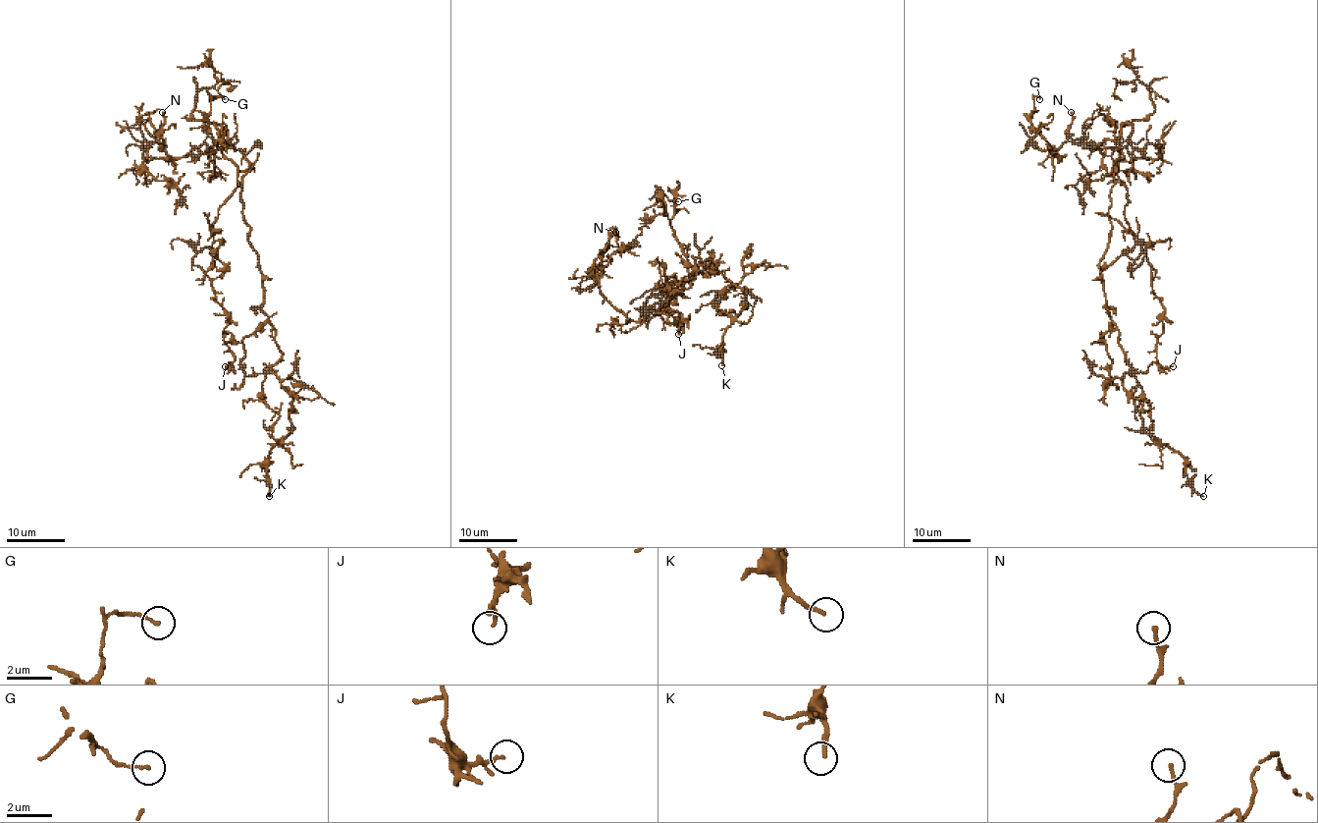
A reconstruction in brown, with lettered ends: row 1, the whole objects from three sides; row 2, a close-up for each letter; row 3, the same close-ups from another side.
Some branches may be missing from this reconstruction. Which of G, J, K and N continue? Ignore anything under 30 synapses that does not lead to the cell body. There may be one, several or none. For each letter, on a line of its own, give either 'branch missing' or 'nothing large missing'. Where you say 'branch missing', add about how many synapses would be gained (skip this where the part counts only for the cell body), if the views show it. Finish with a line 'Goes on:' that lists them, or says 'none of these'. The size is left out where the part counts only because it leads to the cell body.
G: nothing large missing
J: nothing large missing
K: branch missing; about 50 synapses
N: nothing large missing
Goes on: K

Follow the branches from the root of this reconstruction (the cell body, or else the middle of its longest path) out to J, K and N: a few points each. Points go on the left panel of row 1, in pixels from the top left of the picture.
J: (244, 217), (238, 182), (210, 227), (213, 244), (193, 258), (228, 319), (224, 341), (234, 361), (225, 366)
K: (244, 217), (262, 274), (262, 310), (282, 355), (270, 370), (292, 398), (290, 430), (268, 460), (269, 496)
N: (244, 217), (218, 124), (227, 139), (215, 150), (203, 144), (146, 161), (143, 141), (161, 137), (162, 112)

